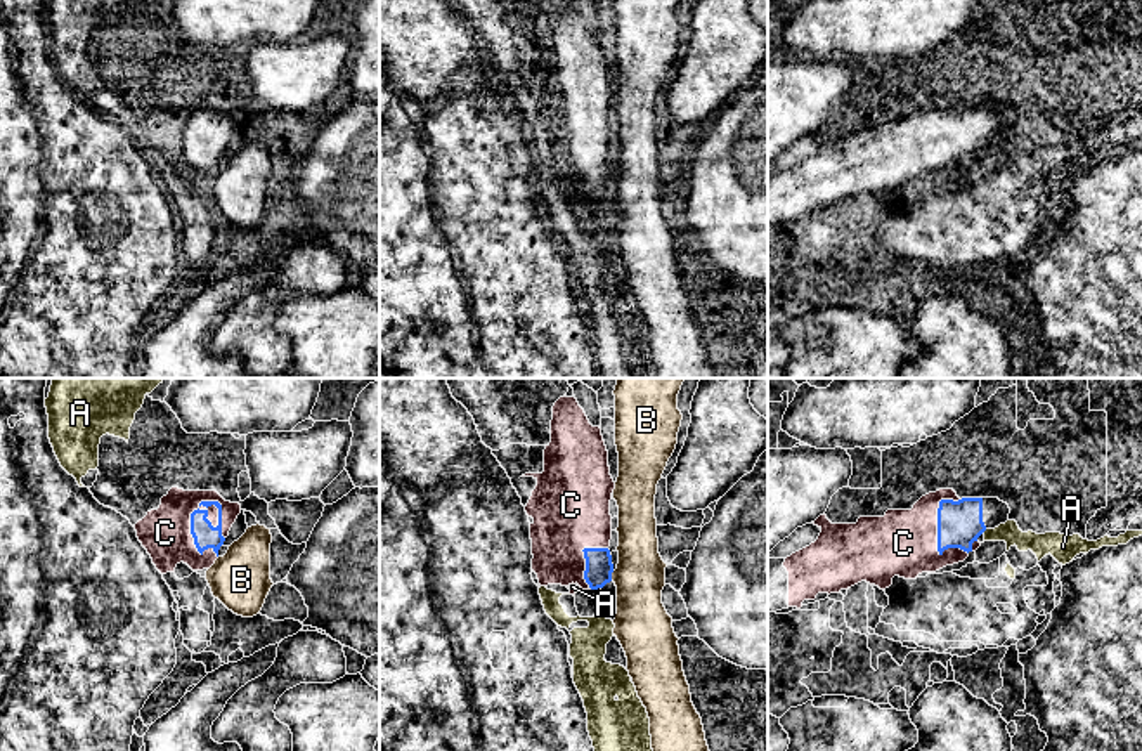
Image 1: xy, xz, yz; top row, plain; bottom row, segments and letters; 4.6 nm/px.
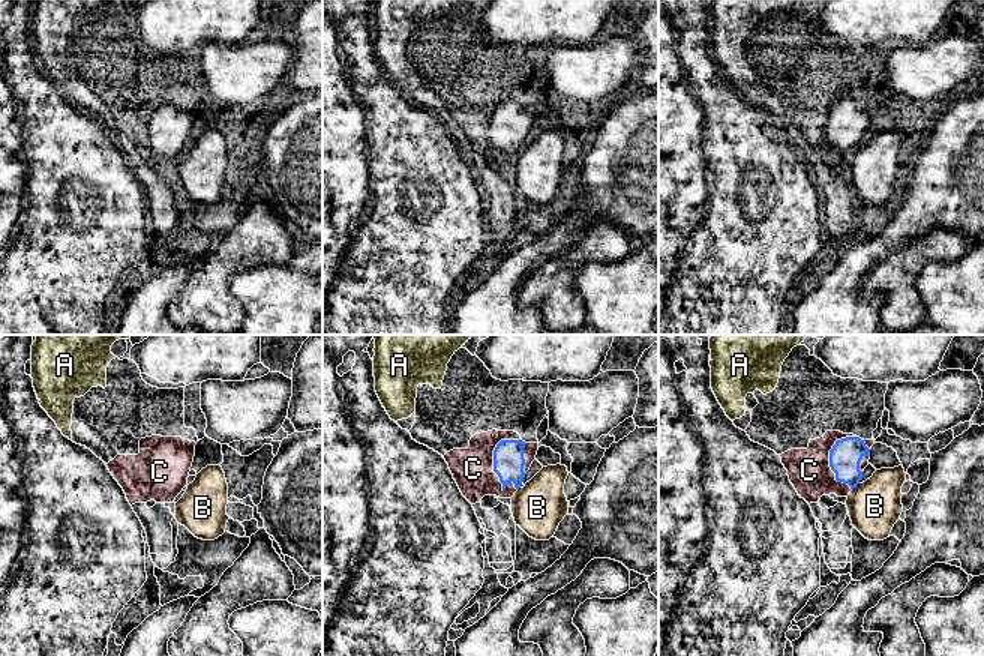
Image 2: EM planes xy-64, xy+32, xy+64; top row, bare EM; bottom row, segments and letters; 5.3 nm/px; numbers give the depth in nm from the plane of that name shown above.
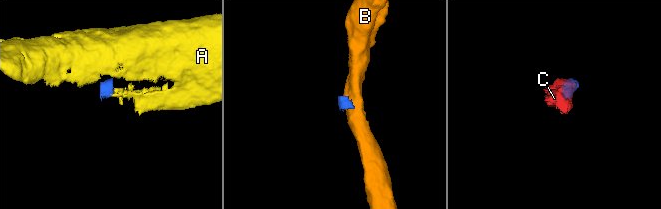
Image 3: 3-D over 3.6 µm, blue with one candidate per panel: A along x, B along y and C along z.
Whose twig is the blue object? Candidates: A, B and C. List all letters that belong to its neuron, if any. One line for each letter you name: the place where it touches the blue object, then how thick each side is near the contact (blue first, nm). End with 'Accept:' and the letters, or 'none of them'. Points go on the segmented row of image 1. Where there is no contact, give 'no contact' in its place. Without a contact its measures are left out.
C: meets blue in xy at (193, 536); 110 nm thick on the blue side, 240 nm on the other
Accept: C

